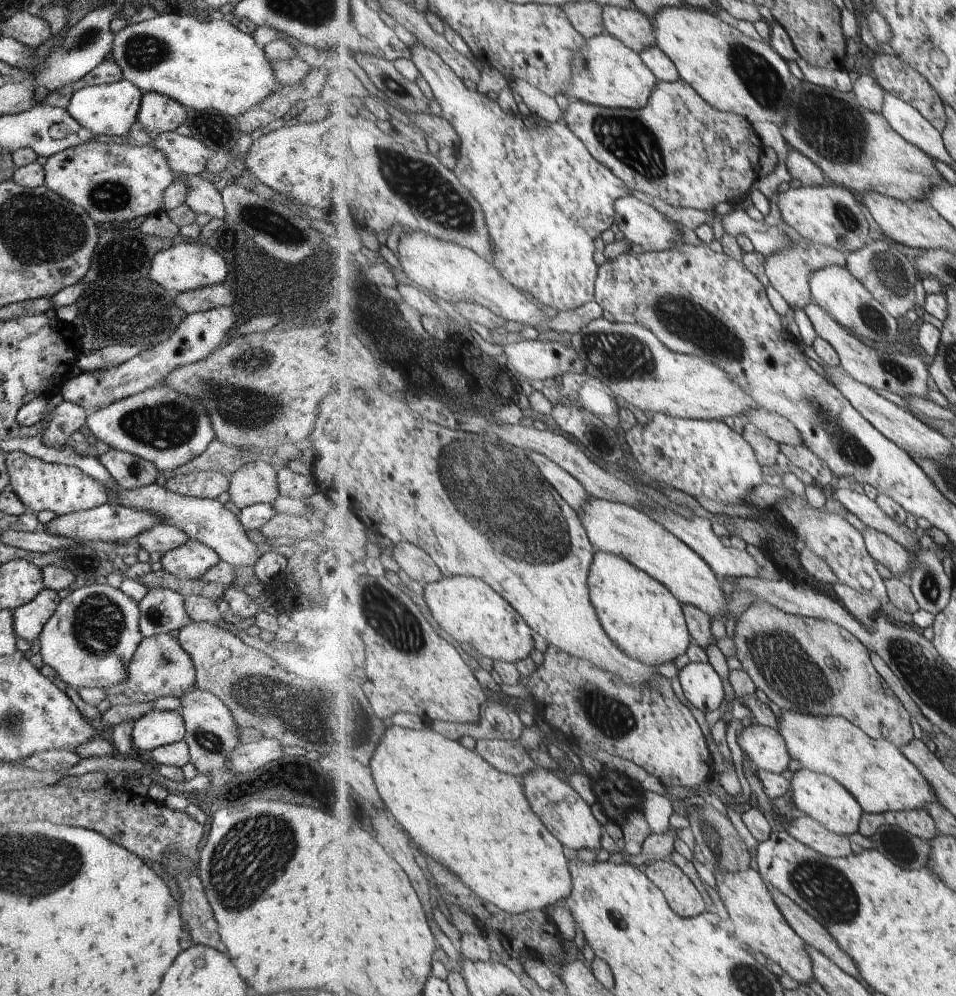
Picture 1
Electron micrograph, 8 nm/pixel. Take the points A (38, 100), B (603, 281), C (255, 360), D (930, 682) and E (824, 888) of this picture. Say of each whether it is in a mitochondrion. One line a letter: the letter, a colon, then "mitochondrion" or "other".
A: other
B: other
C: mitochondrion
D: mitochondrion
E: mitochondrion

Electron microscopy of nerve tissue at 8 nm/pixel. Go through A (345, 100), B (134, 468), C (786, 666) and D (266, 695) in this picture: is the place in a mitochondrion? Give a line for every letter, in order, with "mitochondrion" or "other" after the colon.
A: other
B: mitochondrion
C: mitochondrion
D: mitochondrion

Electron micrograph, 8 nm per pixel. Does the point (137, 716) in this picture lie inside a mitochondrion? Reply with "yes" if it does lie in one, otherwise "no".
no

